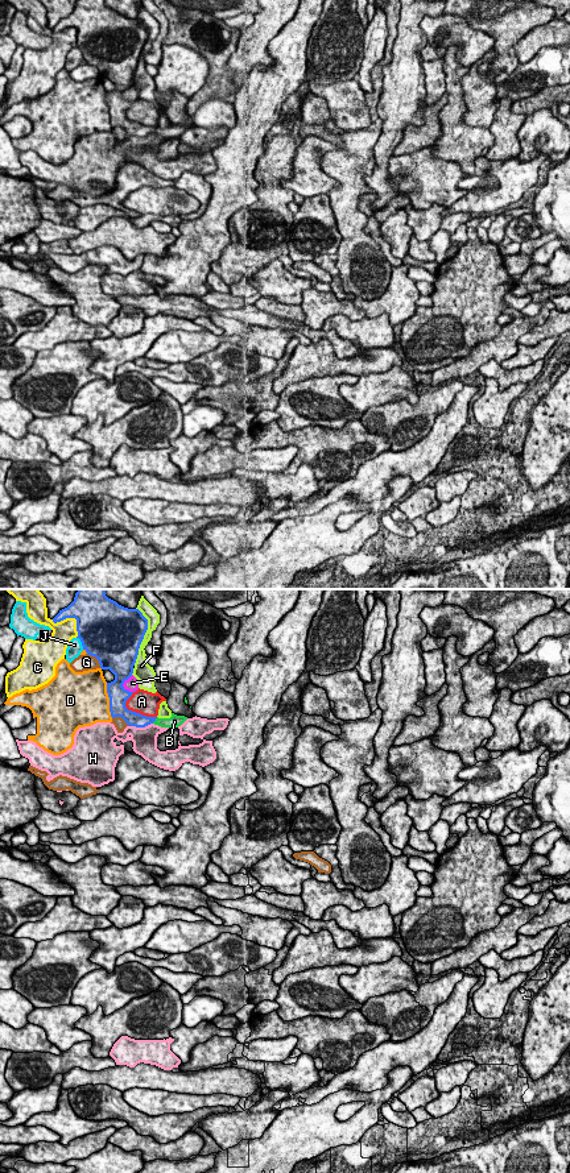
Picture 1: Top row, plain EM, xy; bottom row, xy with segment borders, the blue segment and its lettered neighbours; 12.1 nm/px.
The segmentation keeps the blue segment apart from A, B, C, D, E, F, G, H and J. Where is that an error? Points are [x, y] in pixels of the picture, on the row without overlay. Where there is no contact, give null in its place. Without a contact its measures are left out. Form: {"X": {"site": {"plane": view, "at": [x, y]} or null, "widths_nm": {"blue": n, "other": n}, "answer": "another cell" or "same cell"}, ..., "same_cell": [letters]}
{"A": {"site": {"plane": "xy", "at": [137, 123]}, "widths_nm": {"blue": 200, "other": 300}, "answer": "another cell"}, "B": {"site": {"plane": "xy", "at": [155, 129]}, "widths_nm": {"blue": 170, "other": 160}, "answer": "another cell"}, "C": {"site": {"plane": "xy", "at": [71, 27]}, "widths_nm": {"blue": 440, "other": 280}, "answer": "another cell"}, "D": {"site": {"plane": "xy", "at": [110, 110]}, "widths_nm": {"blue": 220, "other": 480}, "answer": "another cell"}, "E": {"site": {"plane": "xy", "at": [123, 92]}, "widths_nm": {"blue": 320, "other": 160}, "answer": "another cell"}, "F": {"site": {"plane": "xy", "at": [143, 46]}, "widths_nm": {"blue": 500, "other": 160}, "answer": "another cell"}, "G": {"site": {"plane": "xy", "at": [95, 66]}, "widths_nm": {"blue": 500, "other": 190}, "answer": "another cell"}, "H": {"site": {"plane": "xy", "at": [140, 136]}, "widths_nm": {"blue": 190, "other": 300}, "answer": "another cell"}, "J": {"site": {"plane": "xy", "at": [82, 53]}, "widths_nm": {"blue": 500, "other": 190}, "answer": "another cell"}, "same_cell": []}

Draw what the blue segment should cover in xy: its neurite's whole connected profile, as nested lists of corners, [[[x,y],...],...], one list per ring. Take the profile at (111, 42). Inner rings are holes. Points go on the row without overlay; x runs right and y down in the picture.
[[[78,0],[74,11],[53,28],[61,32],[77,29],[77,41],[87,65],[99,70],[102,79],[110,79],[115,90],[107,92],[111,127],[121,127],[127,134],[145,137],[157,127],[128,120],[127,109],[133,101],[123,94],[133,83],[140,54],[148,40],[148,29],[139,18],[128,18],[106,5],[106,0]]]

